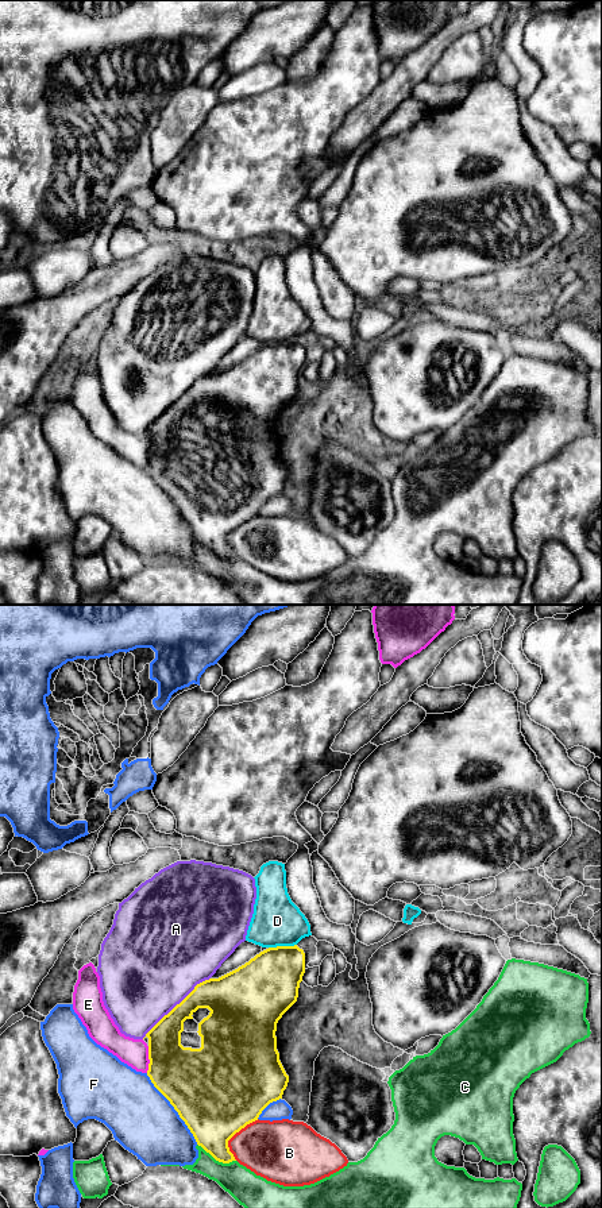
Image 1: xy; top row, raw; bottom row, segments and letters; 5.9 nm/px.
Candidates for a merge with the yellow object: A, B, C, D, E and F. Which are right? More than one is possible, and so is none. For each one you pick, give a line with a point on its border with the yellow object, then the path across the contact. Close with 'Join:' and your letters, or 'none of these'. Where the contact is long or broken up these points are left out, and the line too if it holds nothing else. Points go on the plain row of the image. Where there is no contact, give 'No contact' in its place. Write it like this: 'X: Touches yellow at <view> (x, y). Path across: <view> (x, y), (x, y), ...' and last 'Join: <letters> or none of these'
Join: none of these

